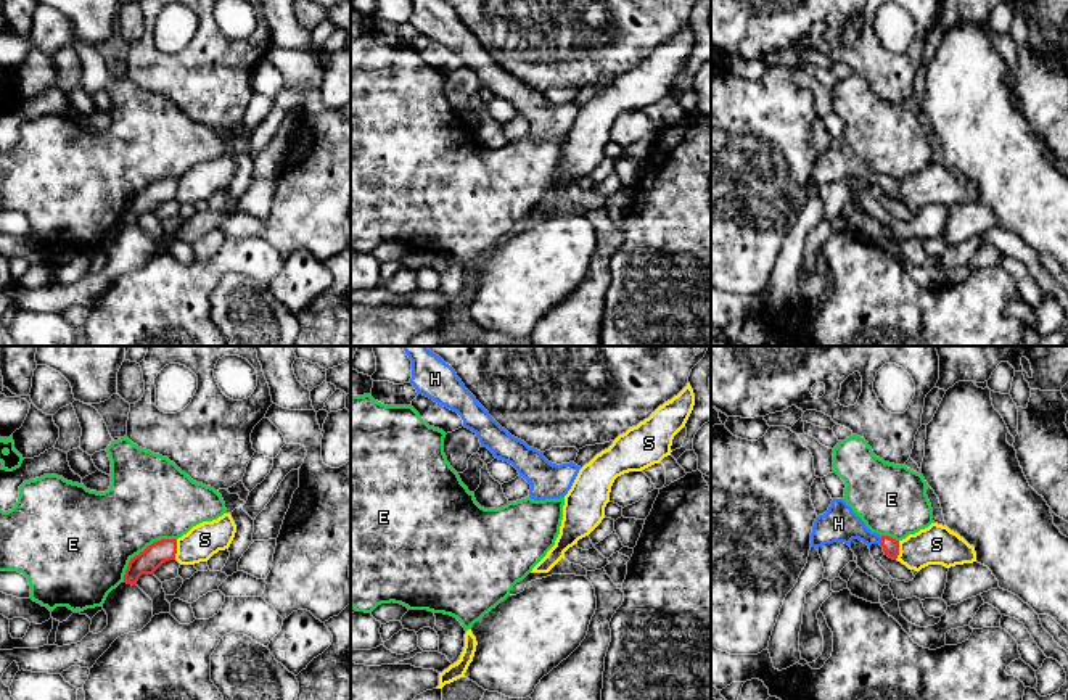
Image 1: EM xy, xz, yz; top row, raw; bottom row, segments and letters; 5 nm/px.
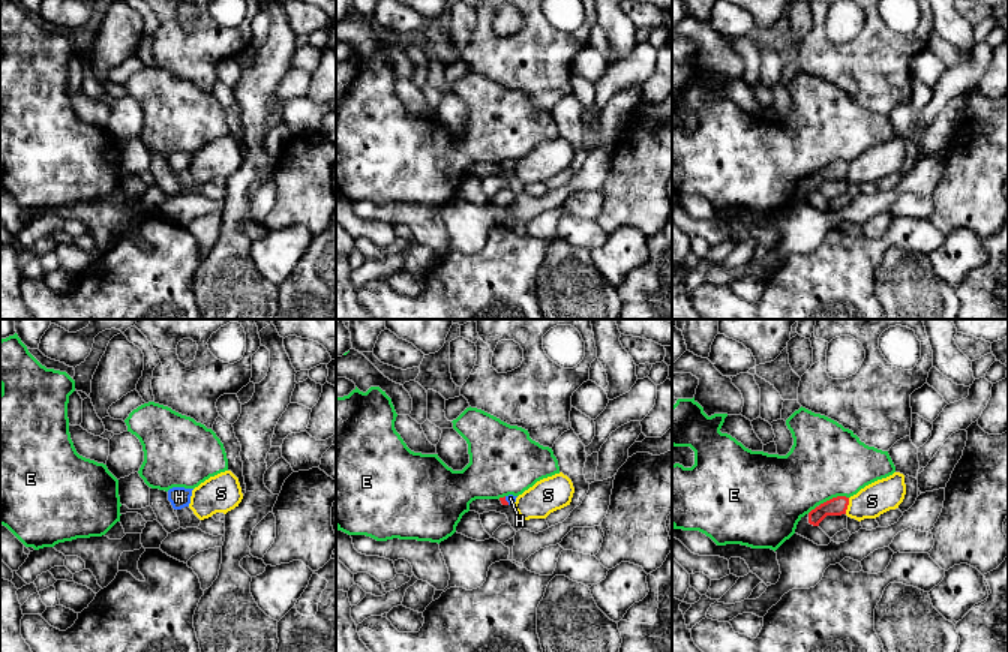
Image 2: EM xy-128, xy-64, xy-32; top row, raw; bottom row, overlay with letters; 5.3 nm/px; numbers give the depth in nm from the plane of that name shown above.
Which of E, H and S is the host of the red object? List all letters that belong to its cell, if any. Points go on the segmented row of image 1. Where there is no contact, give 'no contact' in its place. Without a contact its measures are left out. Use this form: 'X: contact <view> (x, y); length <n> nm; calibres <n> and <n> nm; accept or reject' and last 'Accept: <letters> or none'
E: contact xy (145, 549); length 340 nm; calibres 120 and 420 nm; reject
H: contact yz (882, 539); length 40 nm; calibres 80 and 180 nm; accept
S: contact xy (176, 549); length 110 nm; calibres 120 and 170 nm; reject
Accept: H

